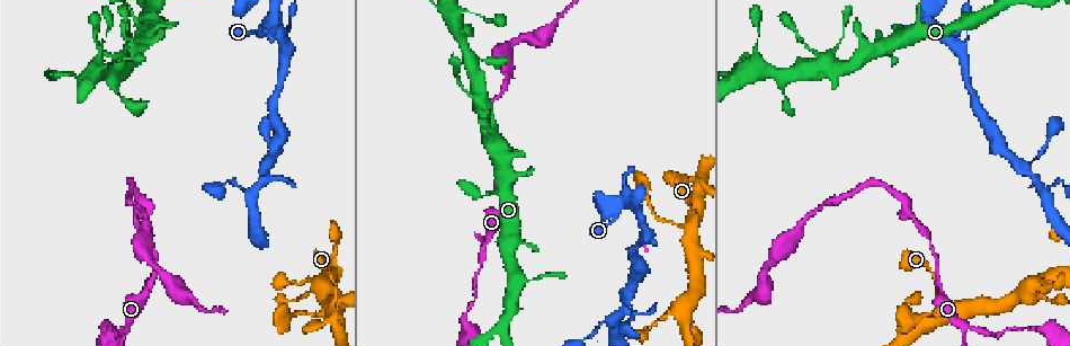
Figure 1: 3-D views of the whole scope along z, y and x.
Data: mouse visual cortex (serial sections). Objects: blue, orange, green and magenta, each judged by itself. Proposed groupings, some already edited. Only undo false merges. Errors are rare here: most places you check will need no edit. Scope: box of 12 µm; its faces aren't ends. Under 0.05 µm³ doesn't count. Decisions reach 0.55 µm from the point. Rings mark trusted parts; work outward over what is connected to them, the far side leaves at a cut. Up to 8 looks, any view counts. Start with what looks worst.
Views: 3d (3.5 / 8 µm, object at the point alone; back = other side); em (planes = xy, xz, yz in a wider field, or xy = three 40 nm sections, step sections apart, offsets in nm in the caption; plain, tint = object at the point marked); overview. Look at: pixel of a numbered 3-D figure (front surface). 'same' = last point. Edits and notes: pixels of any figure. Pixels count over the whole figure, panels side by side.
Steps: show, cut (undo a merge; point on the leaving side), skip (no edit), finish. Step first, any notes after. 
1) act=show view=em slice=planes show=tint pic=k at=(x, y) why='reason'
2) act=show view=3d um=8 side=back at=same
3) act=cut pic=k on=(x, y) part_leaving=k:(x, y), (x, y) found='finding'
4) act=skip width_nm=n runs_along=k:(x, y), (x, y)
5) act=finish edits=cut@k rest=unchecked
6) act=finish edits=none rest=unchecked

act=show view=3d um=3.5 pic=1 at=(335, 308) why='sharp bend'

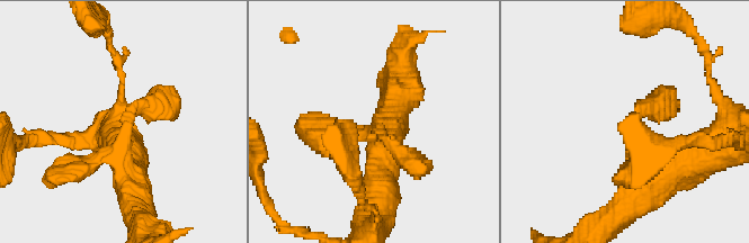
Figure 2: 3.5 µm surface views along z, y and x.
act=skip arm_widths_nm=200,300,450 runs_along=2:(128, 172), (132, 110), (169, 114) found='continuous, no second cell'

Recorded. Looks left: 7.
act=show view=3d um=3.5 pic=1 at=(484, 244) why='side arm on a straight run'

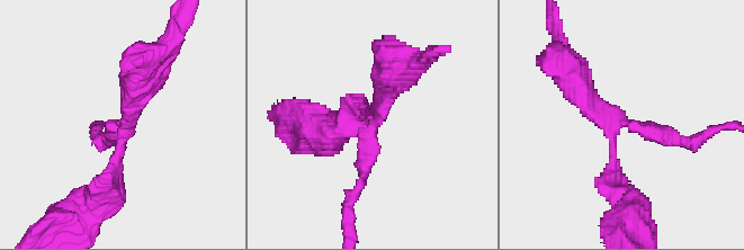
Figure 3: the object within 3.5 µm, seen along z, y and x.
act=show view=em slice=xy step=3 show=tint pic=3 at=(122, 122) why='shape alone is not enough'

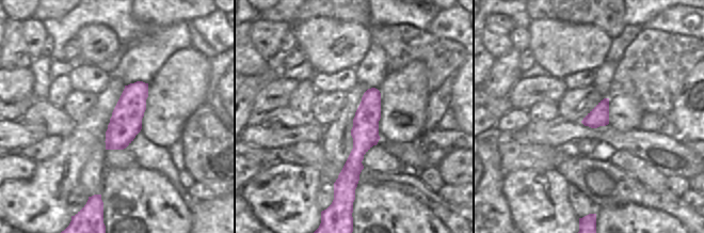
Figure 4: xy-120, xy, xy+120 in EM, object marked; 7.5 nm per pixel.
act=skip arms=3 arm_widths_nm=150,200,300 runs_along=4:(374, 91), (365, 137), (346, 189) found='continuous, no second cell'

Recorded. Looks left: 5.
act=show view=3d um=3.5 pic=1 at=(904, 204) why='sharp bend'

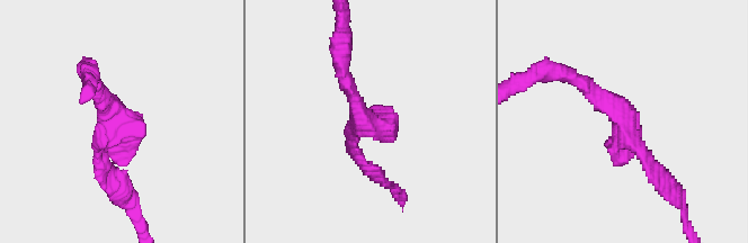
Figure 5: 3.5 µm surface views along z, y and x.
act=show view=em slice=planes show=tint pic=5 at=(360, 123) why='now the EM'

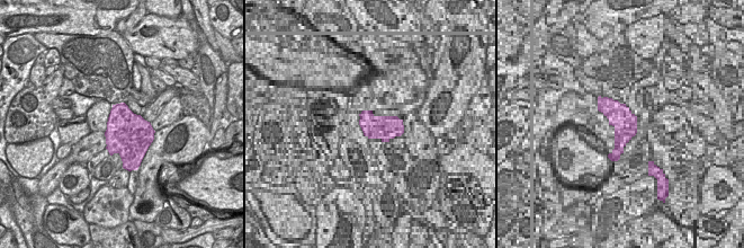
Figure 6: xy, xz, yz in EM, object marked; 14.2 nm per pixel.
act=show view=em slice=xy step=1 show=tint at=same

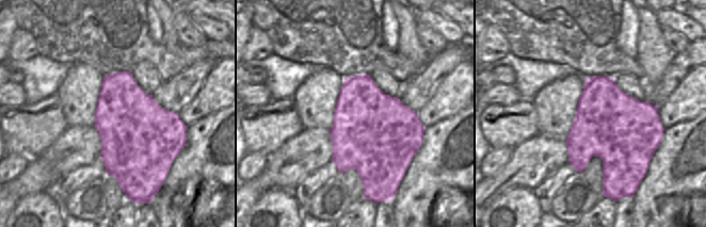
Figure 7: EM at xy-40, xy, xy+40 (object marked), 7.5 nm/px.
act=skip runs_along=5:(667, 180), (575, 77) found='continuous, no second cell'

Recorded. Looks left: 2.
act=finish edits=none rest=unchecked

